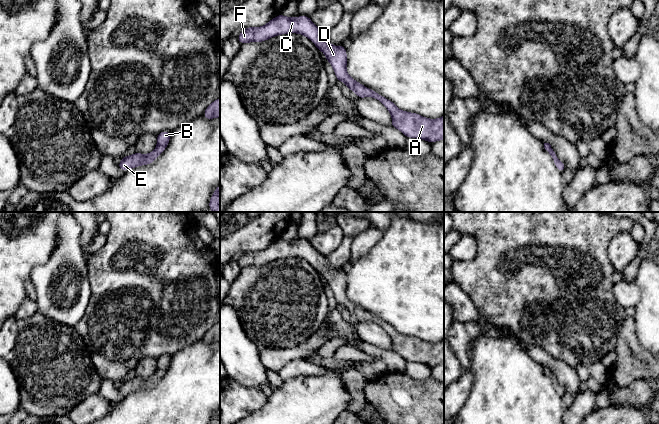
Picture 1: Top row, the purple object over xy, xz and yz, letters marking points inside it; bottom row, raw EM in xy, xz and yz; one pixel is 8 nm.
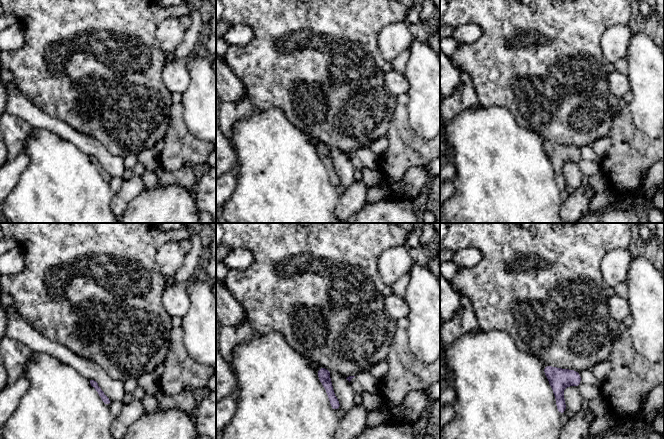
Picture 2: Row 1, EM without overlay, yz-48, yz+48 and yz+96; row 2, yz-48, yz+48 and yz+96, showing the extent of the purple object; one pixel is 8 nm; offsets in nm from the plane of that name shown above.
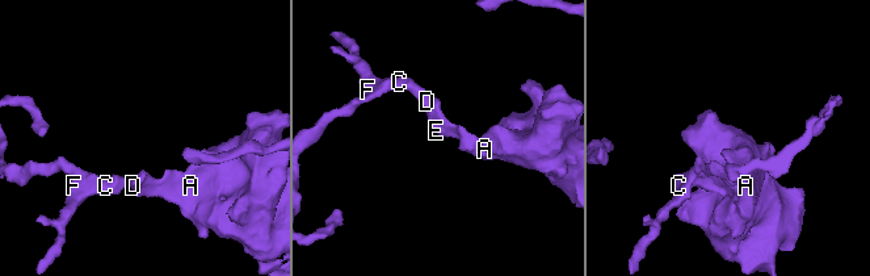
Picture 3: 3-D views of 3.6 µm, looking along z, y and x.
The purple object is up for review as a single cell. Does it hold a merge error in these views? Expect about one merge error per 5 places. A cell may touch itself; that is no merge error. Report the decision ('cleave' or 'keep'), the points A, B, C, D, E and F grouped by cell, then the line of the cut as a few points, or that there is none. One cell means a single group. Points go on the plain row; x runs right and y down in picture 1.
keep; groups A B C D E F; cut none

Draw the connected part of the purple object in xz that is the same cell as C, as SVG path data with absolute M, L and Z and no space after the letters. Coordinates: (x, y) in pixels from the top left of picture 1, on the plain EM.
M280 238L264 250L245 251L237 262L241 268L245 268L263 266L288 257L302 258L310 263L325 278L326 284L334 293L337 305L344 306L348 313L357 318L358 323L372 321L380 325L392 340L391 350L400 354L407 362L423 363L431 368L444 364L444 339L438 343L429 343L417 337L402 335L389 323L358 307L347 297L347 277L344 269L331 269L326 256L317 251L309 240L286 241Z

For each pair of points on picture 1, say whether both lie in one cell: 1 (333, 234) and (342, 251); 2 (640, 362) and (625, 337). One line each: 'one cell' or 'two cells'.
1: two cells
2: one cell

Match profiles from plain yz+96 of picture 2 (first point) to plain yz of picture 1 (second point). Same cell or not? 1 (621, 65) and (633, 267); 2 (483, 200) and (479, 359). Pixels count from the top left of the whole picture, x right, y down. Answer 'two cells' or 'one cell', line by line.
1: one cell
2: one cell

